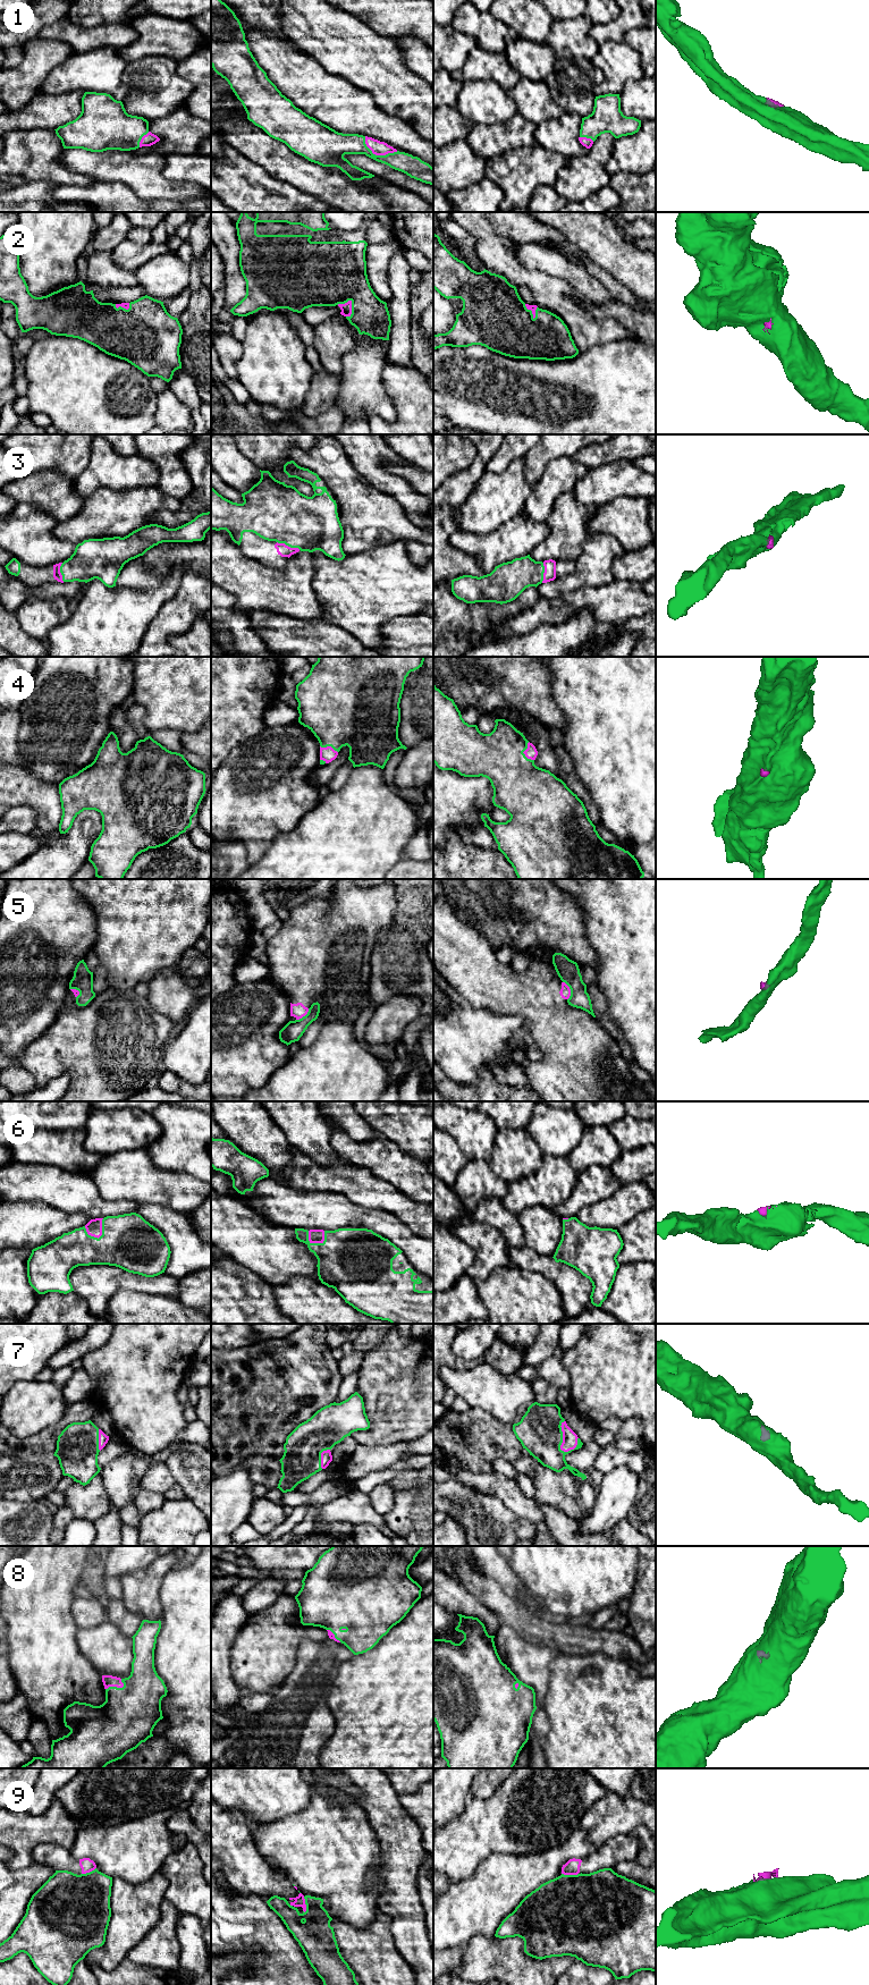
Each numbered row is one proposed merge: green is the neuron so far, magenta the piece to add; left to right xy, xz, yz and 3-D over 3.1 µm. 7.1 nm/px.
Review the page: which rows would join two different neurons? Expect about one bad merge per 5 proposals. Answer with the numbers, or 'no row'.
5, 9

